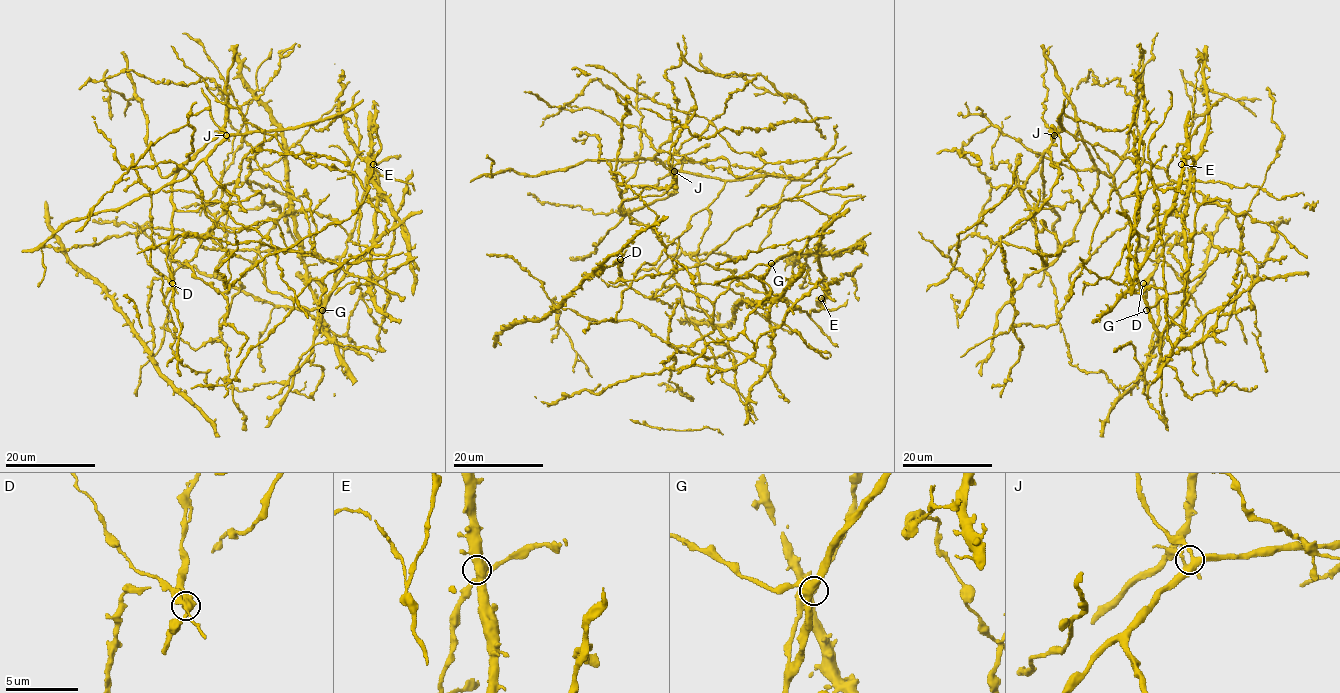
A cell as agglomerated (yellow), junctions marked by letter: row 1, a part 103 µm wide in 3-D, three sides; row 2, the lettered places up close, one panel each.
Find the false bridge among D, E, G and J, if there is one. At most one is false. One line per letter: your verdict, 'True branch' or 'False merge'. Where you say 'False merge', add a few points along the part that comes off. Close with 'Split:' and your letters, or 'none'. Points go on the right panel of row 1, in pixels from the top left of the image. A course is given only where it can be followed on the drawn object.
D: False merge. Course of the part to remove: (1143, 283), (1155, 268), (1155, 254), (1161, 242), (1159, 230), (1162, 226), (1163, 234)
E: True branch
G: True branch
J: True branch
Split: D

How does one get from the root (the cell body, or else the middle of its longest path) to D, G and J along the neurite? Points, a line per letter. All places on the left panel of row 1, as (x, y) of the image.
D: (264, 276), (255, 264), (226, 252), (210, 238), (182, 234), (174, 245), (171, 258), (172, 283)
G: (264, 276), (264, 284), (271, 291), (282, 293), (305, 308), (322, 310)
J: (264, 276), (315, 332), (376, 164), (358, 284), (380, 277), (357, 284), (248, 159), (276, 132), (226, 135)

